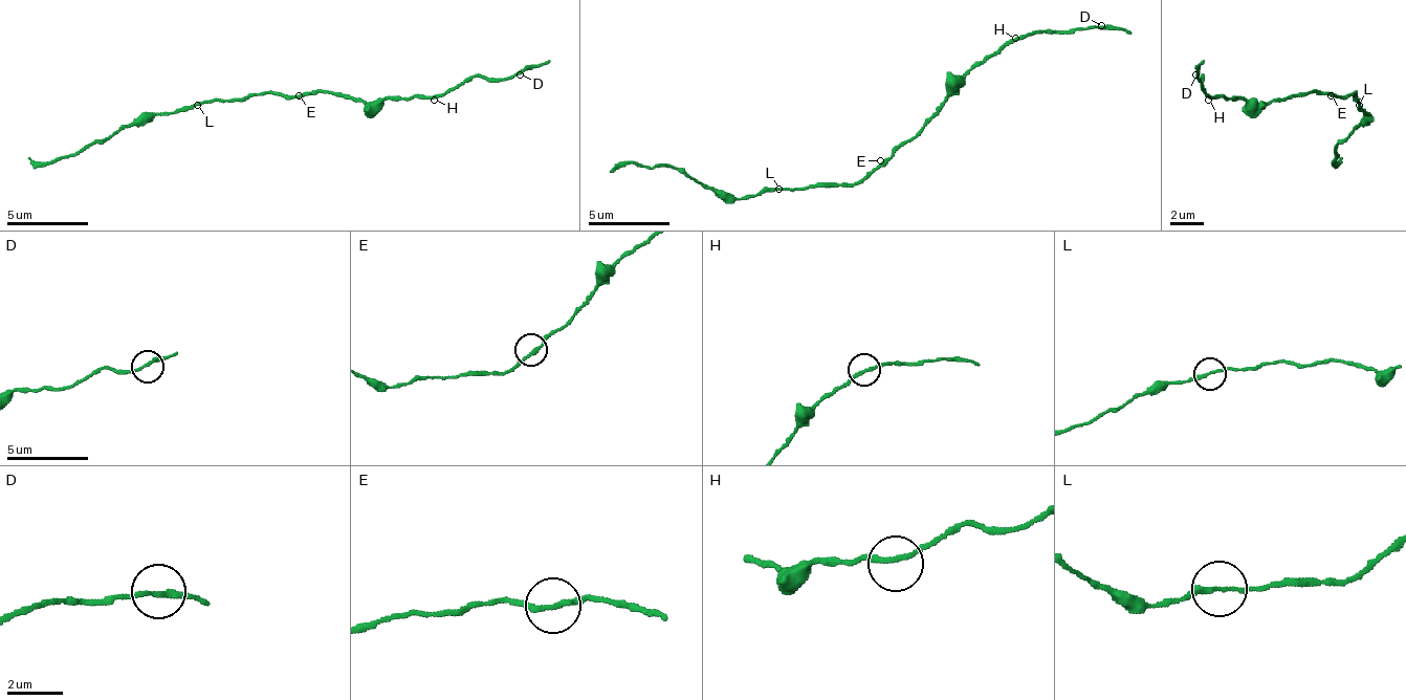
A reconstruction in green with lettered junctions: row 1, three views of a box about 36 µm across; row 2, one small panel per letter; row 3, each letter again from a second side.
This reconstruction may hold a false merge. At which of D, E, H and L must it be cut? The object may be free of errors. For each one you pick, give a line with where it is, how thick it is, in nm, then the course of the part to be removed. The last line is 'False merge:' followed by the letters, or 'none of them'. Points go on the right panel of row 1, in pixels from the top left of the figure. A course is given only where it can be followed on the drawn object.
False merge: none of them

